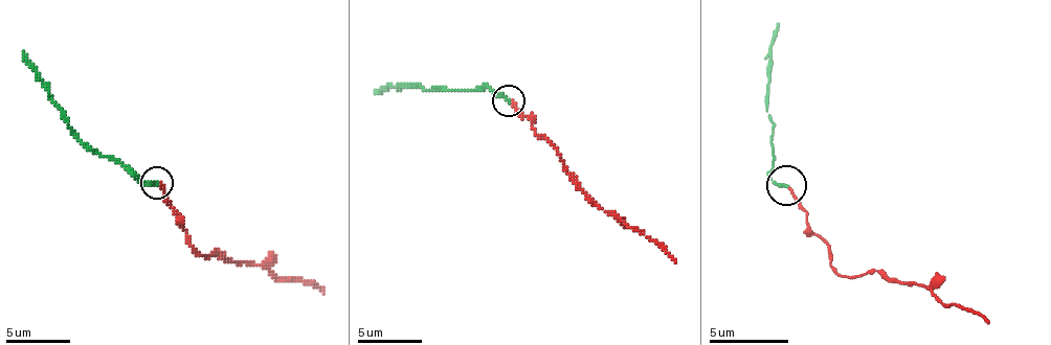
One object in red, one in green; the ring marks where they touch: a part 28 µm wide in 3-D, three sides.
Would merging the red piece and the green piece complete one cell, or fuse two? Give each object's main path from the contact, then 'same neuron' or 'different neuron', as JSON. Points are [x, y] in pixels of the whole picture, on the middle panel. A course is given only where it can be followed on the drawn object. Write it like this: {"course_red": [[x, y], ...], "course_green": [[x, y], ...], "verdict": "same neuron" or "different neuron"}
{"course_red": [[509, 99], [538, 135], [551, 144], [563, 169], [602, 208], [618, 214], [675, 262]], "course_green": [[509, 99], [484, 87], [426, 90], [420, 84], [375, 93]], "verdict": "same neuron"}

